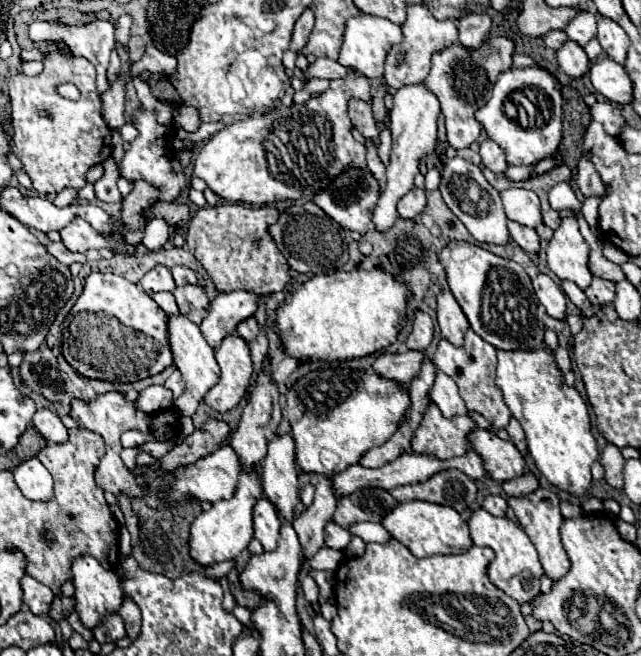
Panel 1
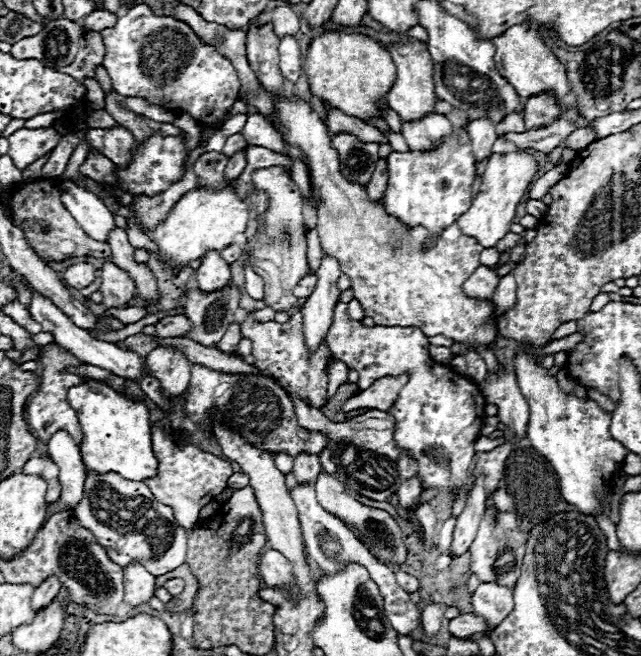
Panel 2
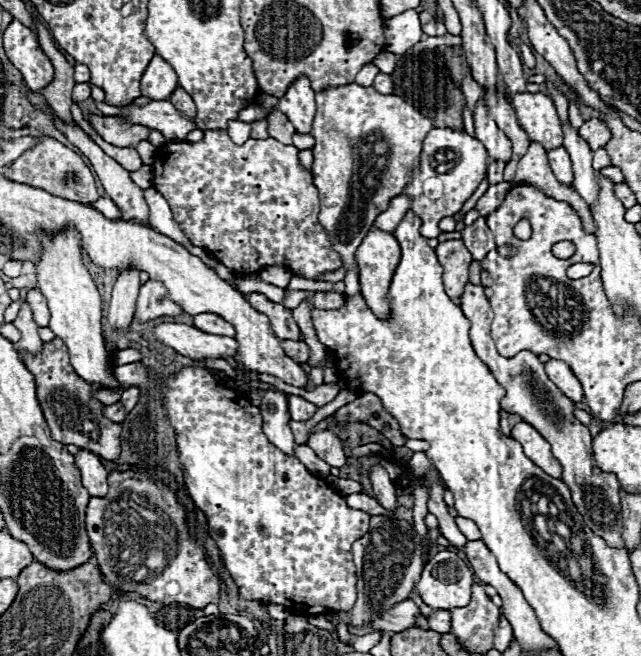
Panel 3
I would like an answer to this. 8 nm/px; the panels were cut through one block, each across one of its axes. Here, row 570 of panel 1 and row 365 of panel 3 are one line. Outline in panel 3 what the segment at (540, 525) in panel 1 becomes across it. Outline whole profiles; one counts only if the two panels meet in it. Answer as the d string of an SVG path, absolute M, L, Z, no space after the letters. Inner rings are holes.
M550 360L544 364L548 378L572 400L572 402L582 402L582 388L578 378L572 374L572 370L562 362L562 360Z

